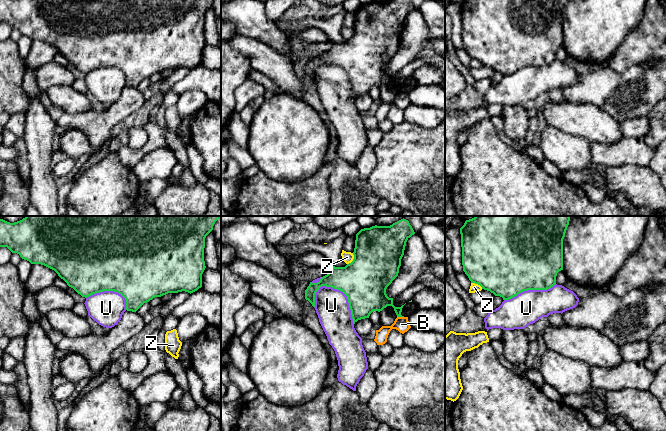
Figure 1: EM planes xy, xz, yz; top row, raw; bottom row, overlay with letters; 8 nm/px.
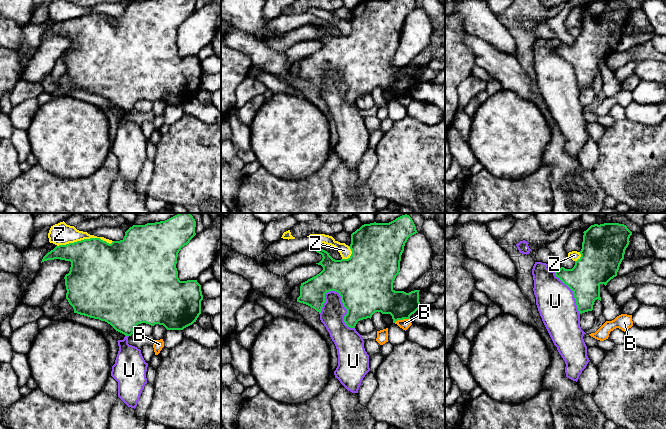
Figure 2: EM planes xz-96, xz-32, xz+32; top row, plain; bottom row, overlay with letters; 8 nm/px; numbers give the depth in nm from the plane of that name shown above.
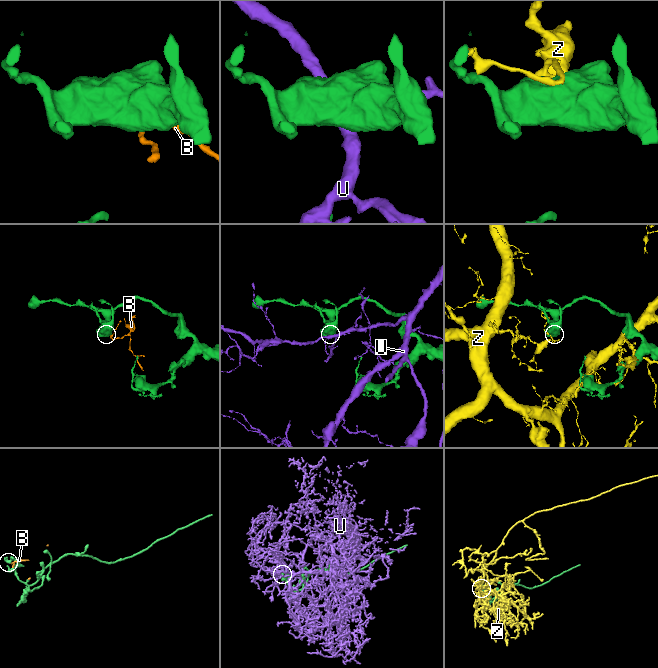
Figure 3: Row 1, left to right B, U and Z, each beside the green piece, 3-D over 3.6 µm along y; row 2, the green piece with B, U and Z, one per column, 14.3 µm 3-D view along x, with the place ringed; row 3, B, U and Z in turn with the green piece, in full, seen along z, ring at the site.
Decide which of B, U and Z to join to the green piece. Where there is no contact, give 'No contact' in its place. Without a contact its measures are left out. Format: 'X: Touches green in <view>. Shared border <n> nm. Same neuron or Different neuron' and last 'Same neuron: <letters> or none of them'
B: Touches green in xz. Shared border 60 nm. Different neuron
U: Touches green in xz. Shared border 420 nm. Different neuron
Z: Touches green in xz. Shared border 110 nm. Different neuron
Same neuron: none of them

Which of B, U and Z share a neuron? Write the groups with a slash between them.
B / U / Z

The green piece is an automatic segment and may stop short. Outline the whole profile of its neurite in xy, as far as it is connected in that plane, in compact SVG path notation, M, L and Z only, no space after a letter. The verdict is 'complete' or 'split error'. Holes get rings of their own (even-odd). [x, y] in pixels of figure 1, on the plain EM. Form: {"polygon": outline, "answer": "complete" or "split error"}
{"polygon": "M0 0L0 23L7 23L31 40L41 40L54 46L67 61L82 73L89 73L103 67L114 67L126 76L126 86L136 88L144 79L168 69L193 69L202 63L202 50L206 44L204 37L205 14L213 6L214 0Z", "answer": "complete"}

